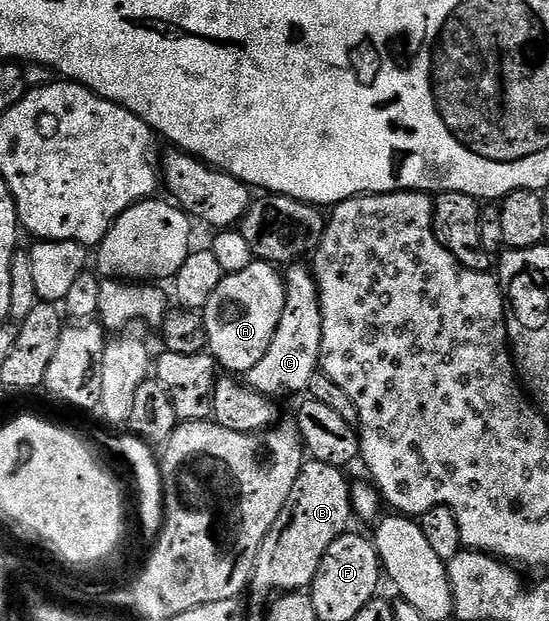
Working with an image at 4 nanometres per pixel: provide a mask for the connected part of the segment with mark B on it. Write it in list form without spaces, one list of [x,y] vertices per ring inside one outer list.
[[[312,460],[306,461],[301,468],[301,475],[295,480],[295,484],[291,488],[291,496],[287,496],[287,504],[283,508],[283,512],[279,516],[279,520],[275,520],[273,531],[263,540],[263,544],[257,549],[257,559],[253,565],[253,576],[251,579],[251,594],[257,598],[272,599],[274,596],[282,592],[301,592],[306,588],[312,587],[315,580],[315,572],[319,572],[319,564],[323,560],[323,556],[327,552],[327,548],[331,548],[331,544],[335,544],[335,540],[339,540],[339,536],[343,536],[350,529],[349,521],[354,521],[353,513],[353,487],[351,478],[348,478],[346,471],[340,466],[332,466],[331,464],[323,464]]]

